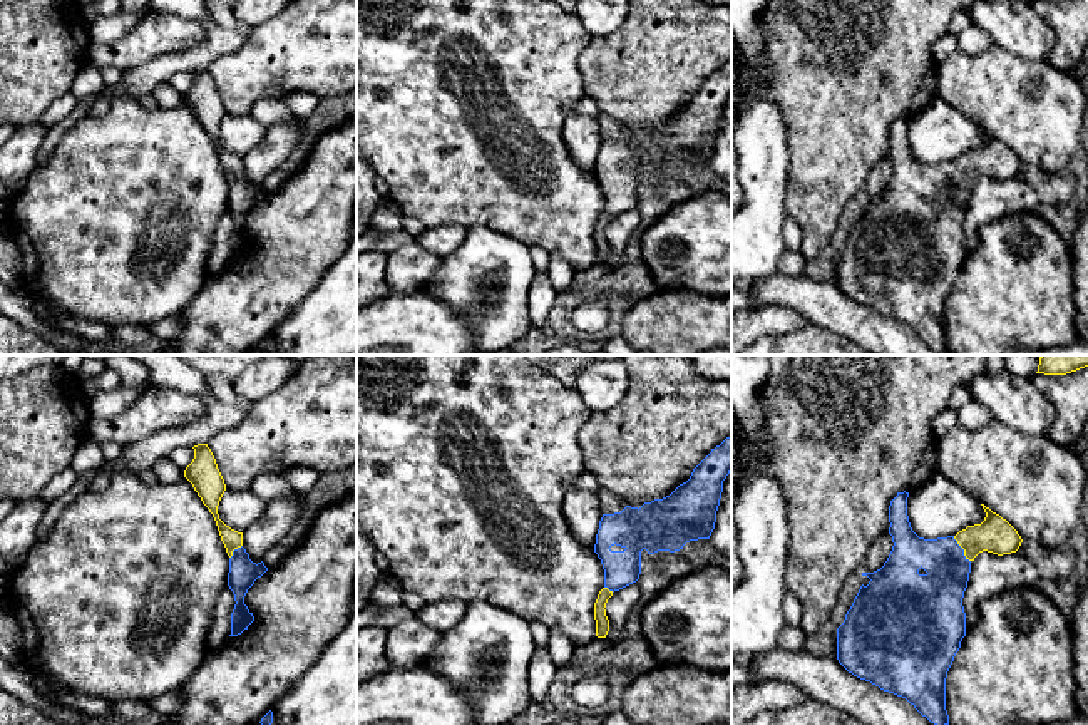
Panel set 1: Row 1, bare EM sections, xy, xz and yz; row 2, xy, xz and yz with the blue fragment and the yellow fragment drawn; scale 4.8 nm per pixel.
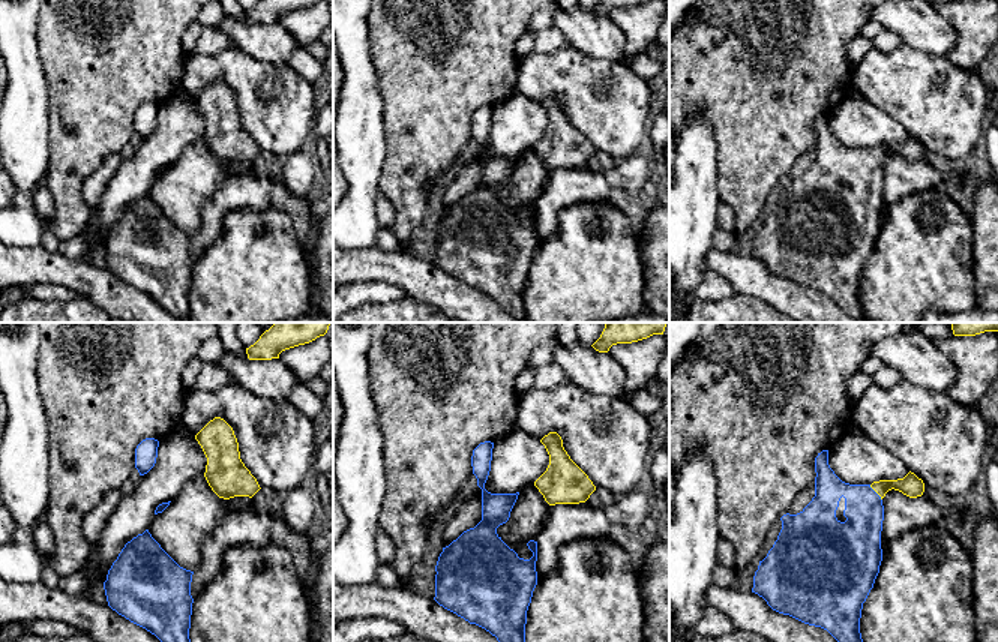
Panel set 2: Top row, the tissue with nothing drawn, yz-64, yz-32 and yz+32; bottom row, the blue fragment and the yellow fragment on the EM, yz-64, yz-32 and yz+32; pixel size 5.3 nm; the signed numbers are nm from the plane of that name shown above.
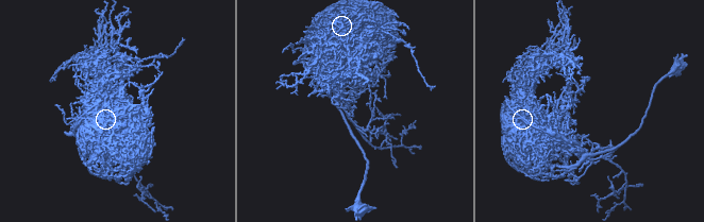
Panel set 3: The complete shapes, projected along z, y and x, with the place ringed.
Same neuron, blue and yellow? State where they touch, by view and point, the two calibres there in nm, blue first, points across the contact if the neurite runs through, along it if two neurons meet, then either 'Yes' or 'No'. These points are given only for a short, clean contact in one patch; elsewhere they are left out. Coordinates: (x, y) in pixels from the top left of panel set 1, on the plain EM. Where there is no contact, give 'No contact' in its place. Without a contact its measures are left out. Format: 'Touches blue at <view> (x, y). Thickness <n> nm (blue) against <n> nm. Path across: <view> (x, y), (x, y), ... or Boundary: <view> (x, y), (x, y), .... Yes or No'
Touches blue at yz (963, 174). Thickness 240 nm (blue) against 180 nm. Path across: yz (938, 220), (948, 190), (963, 174), (976, 163), (995, 159). Yes

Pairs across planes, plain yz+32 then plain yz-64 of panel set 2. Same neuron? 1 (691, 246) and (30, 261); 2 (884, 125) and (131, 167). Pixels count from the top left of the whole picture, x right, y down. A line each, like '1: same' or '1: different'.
1: different
2: same

